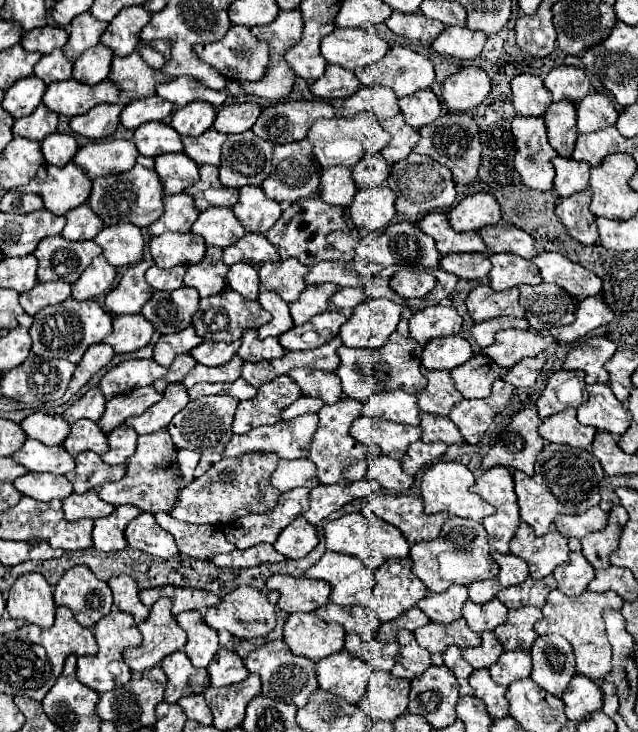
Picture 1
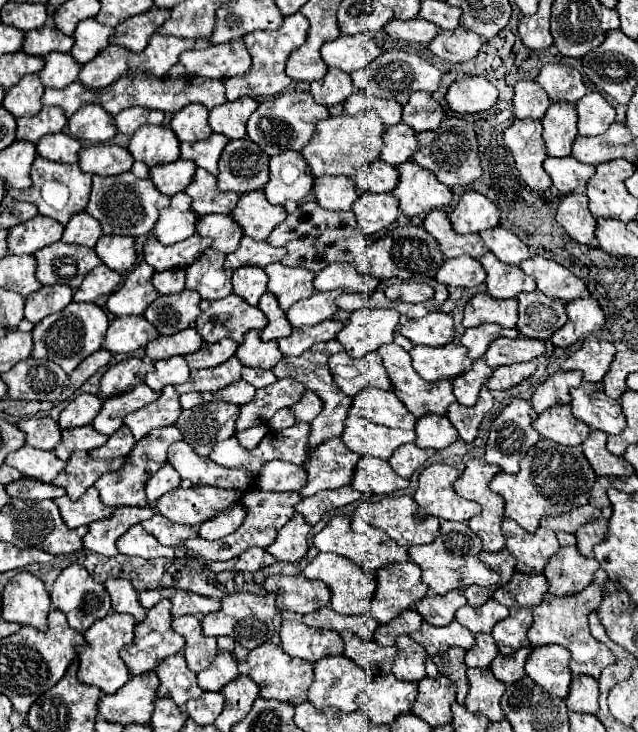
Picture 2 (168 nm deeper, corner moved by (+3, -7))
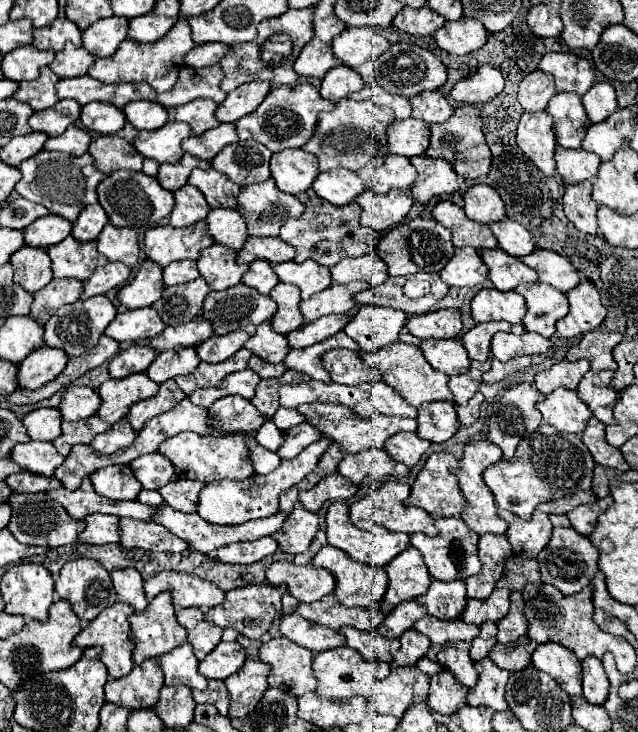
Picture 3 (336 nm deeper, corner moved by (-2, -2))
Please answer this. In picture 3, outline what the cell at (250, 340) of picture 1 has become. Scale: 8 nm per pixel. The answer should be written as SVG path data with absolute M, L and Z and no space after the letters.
M271 322L259 324L255 336L251 336L251 338L245 342L245 348L247 348L249 352L253 352L255 356L263 358L265 362L271 362L271 364L283 362L285 356L287 356L287 352L289 352L287 338L285 338L283 334L273 332Z

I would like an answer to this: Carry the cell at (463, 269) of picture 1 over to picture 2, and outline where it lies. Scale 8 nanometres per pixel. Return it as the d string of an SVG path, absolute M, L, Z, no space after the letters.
M466 255L458 259L448 259L436 273L436 281L448 287L476 287L484 283L484 279L486 271L482 269L480 261Z

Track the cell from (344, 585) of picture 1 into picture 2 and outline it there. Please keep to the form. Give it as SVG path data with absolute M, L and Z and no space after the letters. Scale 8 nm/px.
M318 553L302 571L304 577L308 579L320 579L324 581L330 591L332 591L332 599L330 599L330 607L340 613L340 615L360 615L360 613L368 613L368 605L370 599L376 593L376 575L366 573L364 569L360 569L360 565L354 565L350 559L342 557L342 555L334 555L334 553Z

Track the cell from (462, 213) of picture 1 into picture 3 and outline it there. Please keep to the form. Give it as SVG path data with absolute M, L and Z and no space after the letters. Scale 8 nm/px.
M485 184L471 186L463 196L463 210L467 218L479 224L491 224L505 218L505 204L499 198L497 190Z

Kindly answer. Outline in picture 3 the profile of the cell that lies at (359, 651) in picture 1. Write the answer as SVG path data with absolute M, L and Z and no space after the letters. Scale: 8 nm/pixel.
M351 626L339 628L339 632L347 638L347 646L361 652L367 660L379 660L379 662L393 662L393 654L399 650L399 640L389 640L385 636L379 636L377 630L355 630Z

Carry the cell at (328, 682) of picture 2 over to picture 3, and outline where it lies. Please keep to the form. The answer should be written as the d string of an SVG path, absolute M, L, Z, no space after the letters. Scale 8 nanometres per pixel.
M347 646L319 652L313 658L313 674L317 676L317 682L319 682L317 694L327 700L349 700L353 696L365 696L367 700L373 701L373 682L387 676L387 672L389 672L389 664L363 660L363 656L359 656L359 652L355 652L353 648L347 648Z

